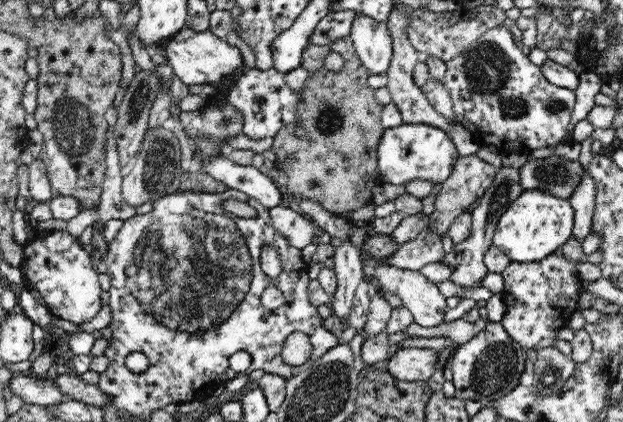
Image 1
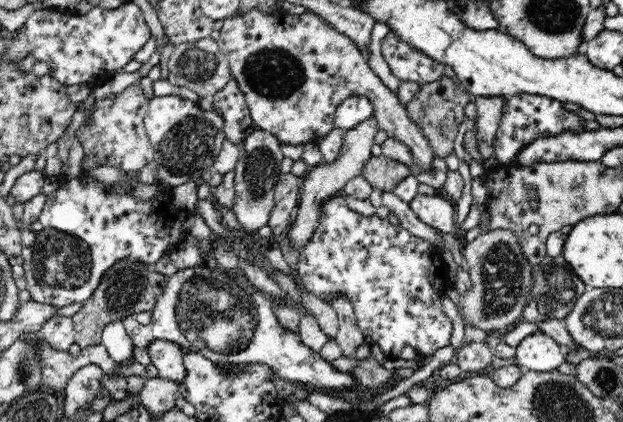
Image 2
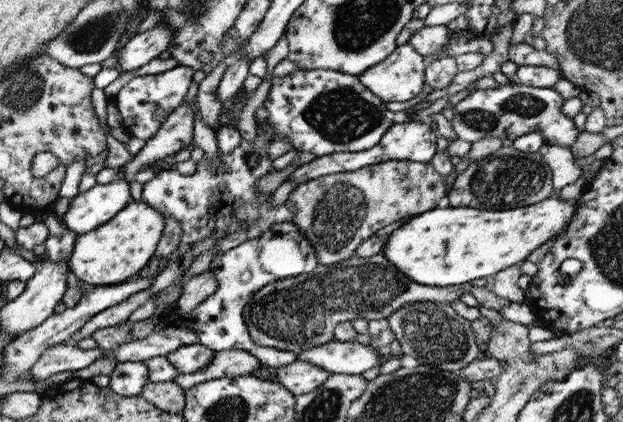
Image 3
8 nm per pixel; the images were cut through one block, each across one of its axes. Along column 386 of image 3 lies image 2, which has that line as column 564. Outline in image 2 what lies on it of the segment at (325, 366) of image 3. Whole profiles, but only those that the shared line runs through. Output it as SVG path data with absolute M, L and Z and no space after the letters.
M537 331L526 336L515 348L520 368L532 372L551 372L567 360L565 348L551 336Z

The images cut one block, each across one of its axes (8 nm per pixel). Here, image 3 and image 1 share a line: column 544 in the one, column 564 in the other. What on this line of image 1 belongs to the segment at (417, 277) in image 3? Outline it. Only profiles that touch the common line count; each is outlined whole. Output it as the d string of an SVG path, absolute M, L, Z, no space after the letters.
M544 187L524 189L496 222L492 244L512 261L534 262L560 249L573 234L574 209L568 199L554 196Z

